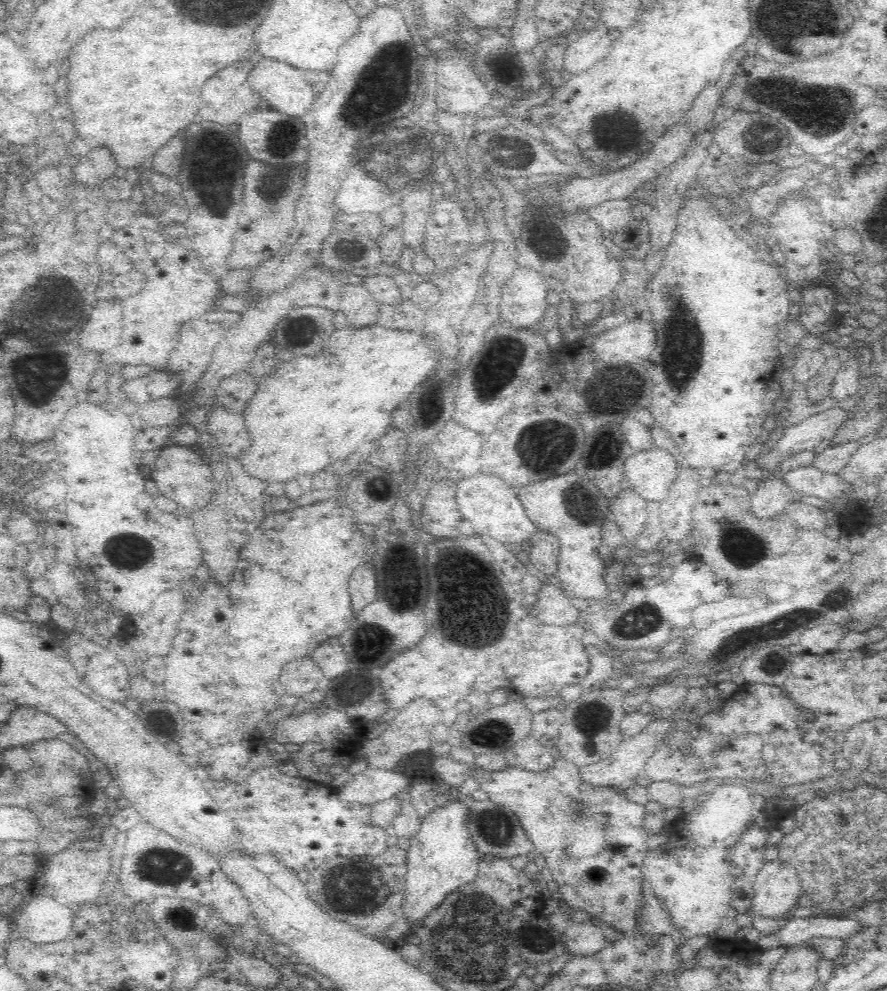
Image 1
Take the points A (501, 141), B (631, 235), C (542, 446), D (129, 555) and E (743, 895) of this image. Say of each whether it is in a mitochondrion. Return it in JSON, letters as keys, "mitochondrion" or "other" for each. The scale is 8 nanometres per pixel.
{"A":"other","B":"other","C":"mitochondrion","D":"mitochondrion","E":"other"}

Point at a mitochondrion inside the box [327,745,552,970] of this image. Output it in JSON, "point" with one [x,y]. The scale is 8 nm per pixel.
{"point":[497,828]}

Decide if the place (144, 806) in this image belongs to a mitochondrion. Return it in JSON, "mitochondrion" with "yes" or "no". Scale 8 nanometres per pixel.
{"mitochondrion":"no"}

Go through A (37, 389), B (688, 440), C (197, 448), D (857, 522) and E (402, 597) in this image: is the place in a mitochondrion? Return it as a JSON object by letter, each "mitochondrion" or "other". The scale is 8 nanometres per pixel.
{"A":"mitochondrion","B":"other","C":"other","D":"other","E":"mitochondrion"}

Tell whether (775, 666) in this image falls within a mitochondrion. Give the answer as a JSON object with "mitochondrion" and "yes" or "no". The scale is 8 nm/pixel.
{"mitochondrion":"yes"}

